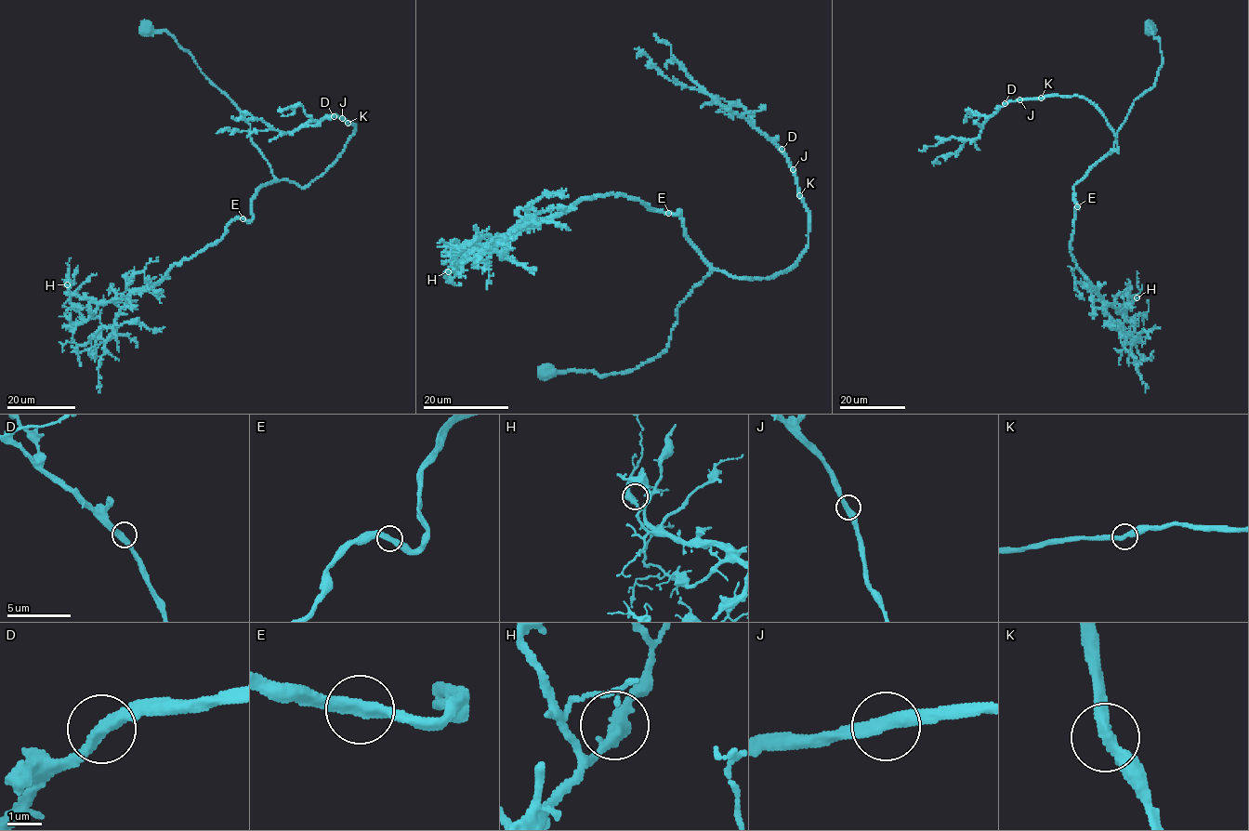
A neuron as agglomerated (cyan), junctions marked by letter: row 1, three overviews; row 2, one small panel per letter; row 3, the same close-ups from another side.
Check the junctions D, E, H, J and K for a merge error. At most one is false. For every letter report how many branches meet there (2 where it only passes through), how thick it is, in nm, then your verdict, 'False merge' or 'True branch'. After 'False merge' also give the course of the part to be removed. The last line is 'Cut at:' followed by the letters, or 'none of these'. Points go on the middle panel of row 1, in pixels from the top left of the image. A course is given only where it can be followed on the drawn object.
D: Branches: 2. Thickness 360 nm. True branch
E: Branches: 2. Thickness 360 nm. True branch
H: Branches: 2. Thickness 380 nm. True branch
J: Branches: 2. Thickness 360 nm. True branch
K: Branches: 2. Thickness 320 nm. True branch
Cut at: none of these

